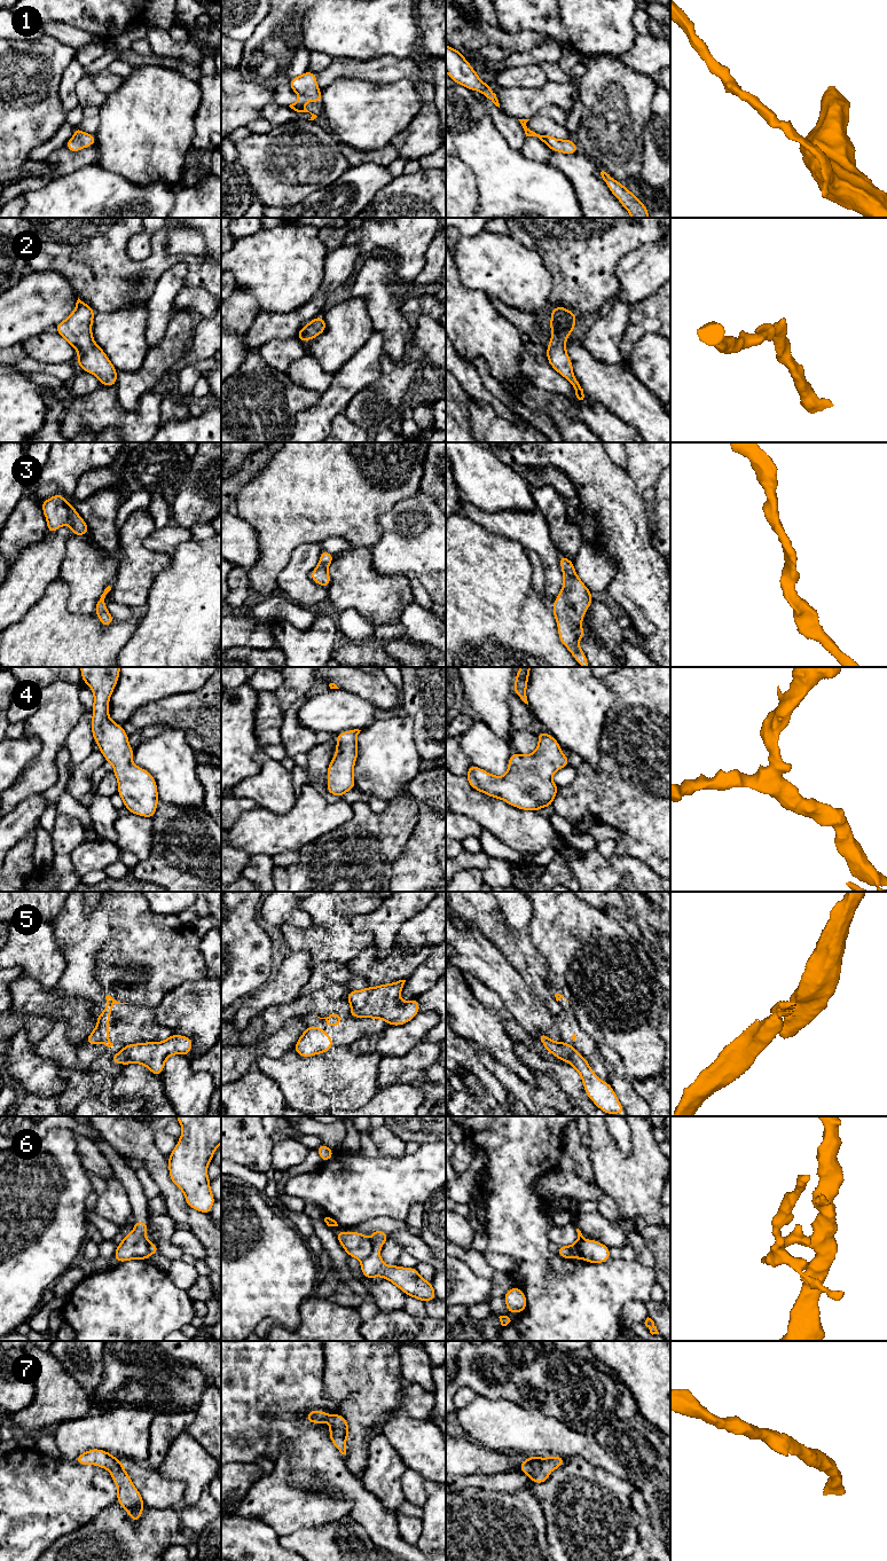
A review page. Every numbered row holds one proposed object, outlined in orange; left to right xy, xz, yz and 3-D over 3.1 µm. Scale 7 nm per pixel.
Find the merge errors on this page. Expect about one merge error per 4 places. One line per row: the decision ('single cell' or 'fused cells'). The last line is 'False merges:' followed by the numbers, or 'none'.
1: single cell
2: single cell
3: single cell
4: single cell
5: fused cells
6: fused cells
7: single cell
False merges: 5, 6

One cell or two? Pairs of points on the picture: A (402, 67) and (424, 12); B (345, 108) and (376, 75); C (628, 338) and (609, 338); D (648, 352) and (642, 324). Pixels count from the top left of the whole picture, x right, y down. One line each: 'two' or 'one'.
A: two
B: two
C: two
D: two

